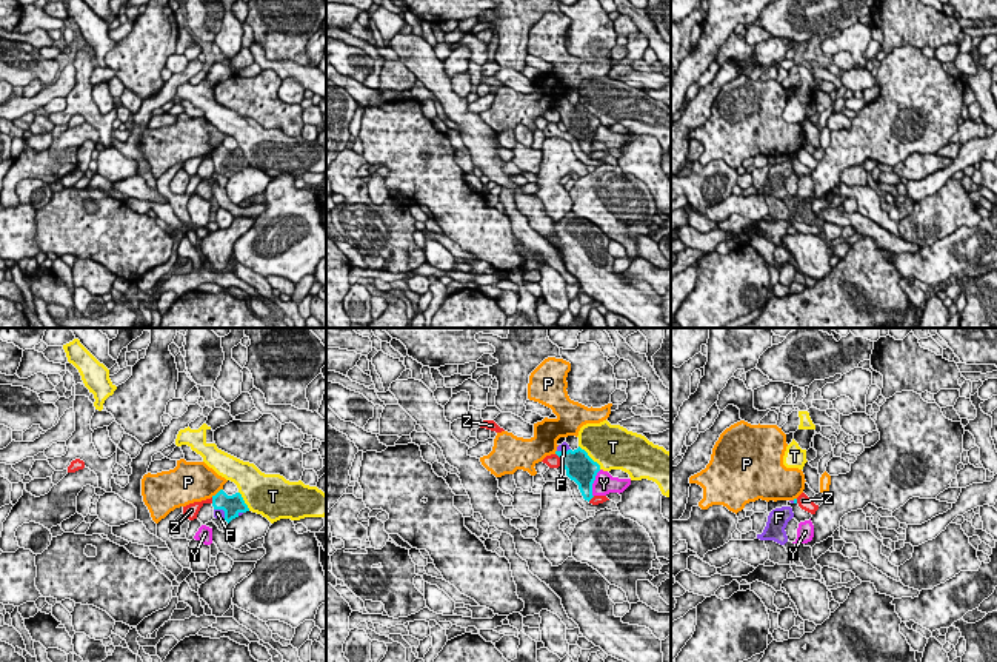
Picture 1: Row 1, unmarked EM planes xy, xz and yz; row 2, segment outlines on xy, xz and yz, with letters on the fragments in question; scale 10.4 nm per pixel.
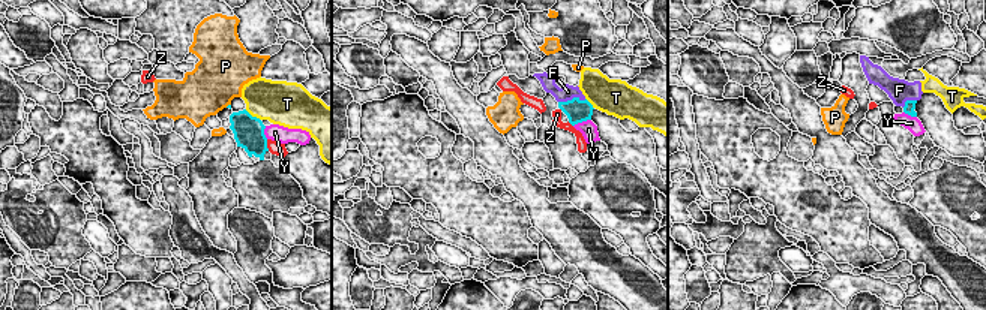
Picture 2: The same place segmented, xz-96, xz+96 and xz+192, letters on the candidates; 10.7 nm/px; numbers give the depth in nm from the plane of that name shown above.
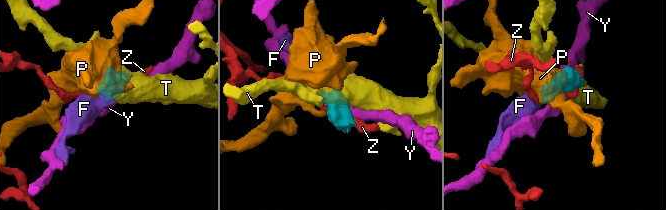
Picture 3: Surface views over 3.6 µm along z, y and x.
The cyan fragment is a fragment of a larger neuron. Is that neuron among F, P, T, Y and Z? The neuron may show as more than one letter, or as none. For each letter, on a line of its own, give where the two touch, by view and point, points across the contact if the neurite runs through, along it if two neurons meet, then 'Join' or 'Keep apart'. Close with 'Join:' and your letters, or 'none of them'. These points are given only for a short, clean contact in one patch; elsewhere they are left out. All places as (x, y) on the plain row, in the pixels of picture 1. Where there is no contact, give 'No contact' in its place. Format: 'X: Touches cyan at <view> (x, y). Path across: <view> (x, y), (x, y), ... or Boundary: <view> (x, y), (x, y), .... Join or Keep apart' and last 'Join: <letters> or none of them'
F: Touches cyan at xy (223, 165). Path across: xy (231, 160), (223, 165), (217, 168). Join
P: Touches cyan at xy (217, 148). Keep apart
T: Touches cyan at xz (590, 113). Boundary: xz (579, 100), (600, 123). Keep apart
Y: Touches cyan at xz (593, 137). Keep apart
Z: Touches cyan at xz (560, 114). Keep apart
Join: F

